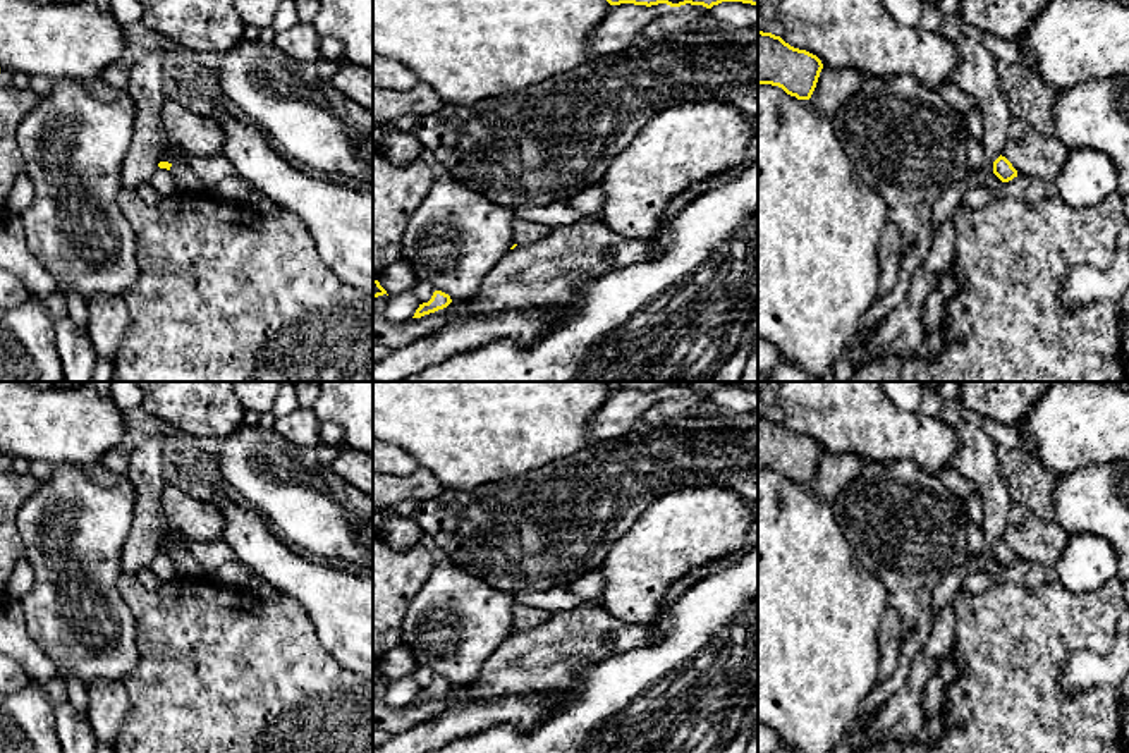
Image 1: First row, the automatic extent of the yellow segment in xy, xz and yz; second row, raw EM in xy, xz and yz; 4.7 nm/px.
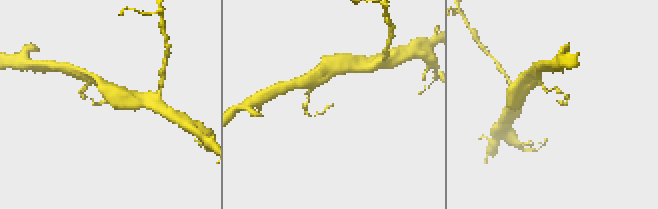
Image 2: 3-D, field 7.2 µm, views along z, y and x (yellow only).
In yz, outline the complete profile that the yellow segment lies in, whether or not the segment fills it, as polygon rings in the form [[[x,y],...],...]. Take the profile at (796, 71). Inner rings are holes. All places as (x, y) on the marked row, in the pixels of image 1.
[[[758,31],[758,86],[778,86],[797,100],[809,100],[821,69],[816,55],[790,46],[780,36]]]

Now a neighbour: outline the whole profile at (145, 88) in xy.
[[[148,50],[131,69],[127,93],[134,101],[137,117],[134,136],[120,170],[124,187],[137,191],[150,184],[153,174],[160,168],[158,156],[168,144],[162,126],[163,96],[163,50]]]

